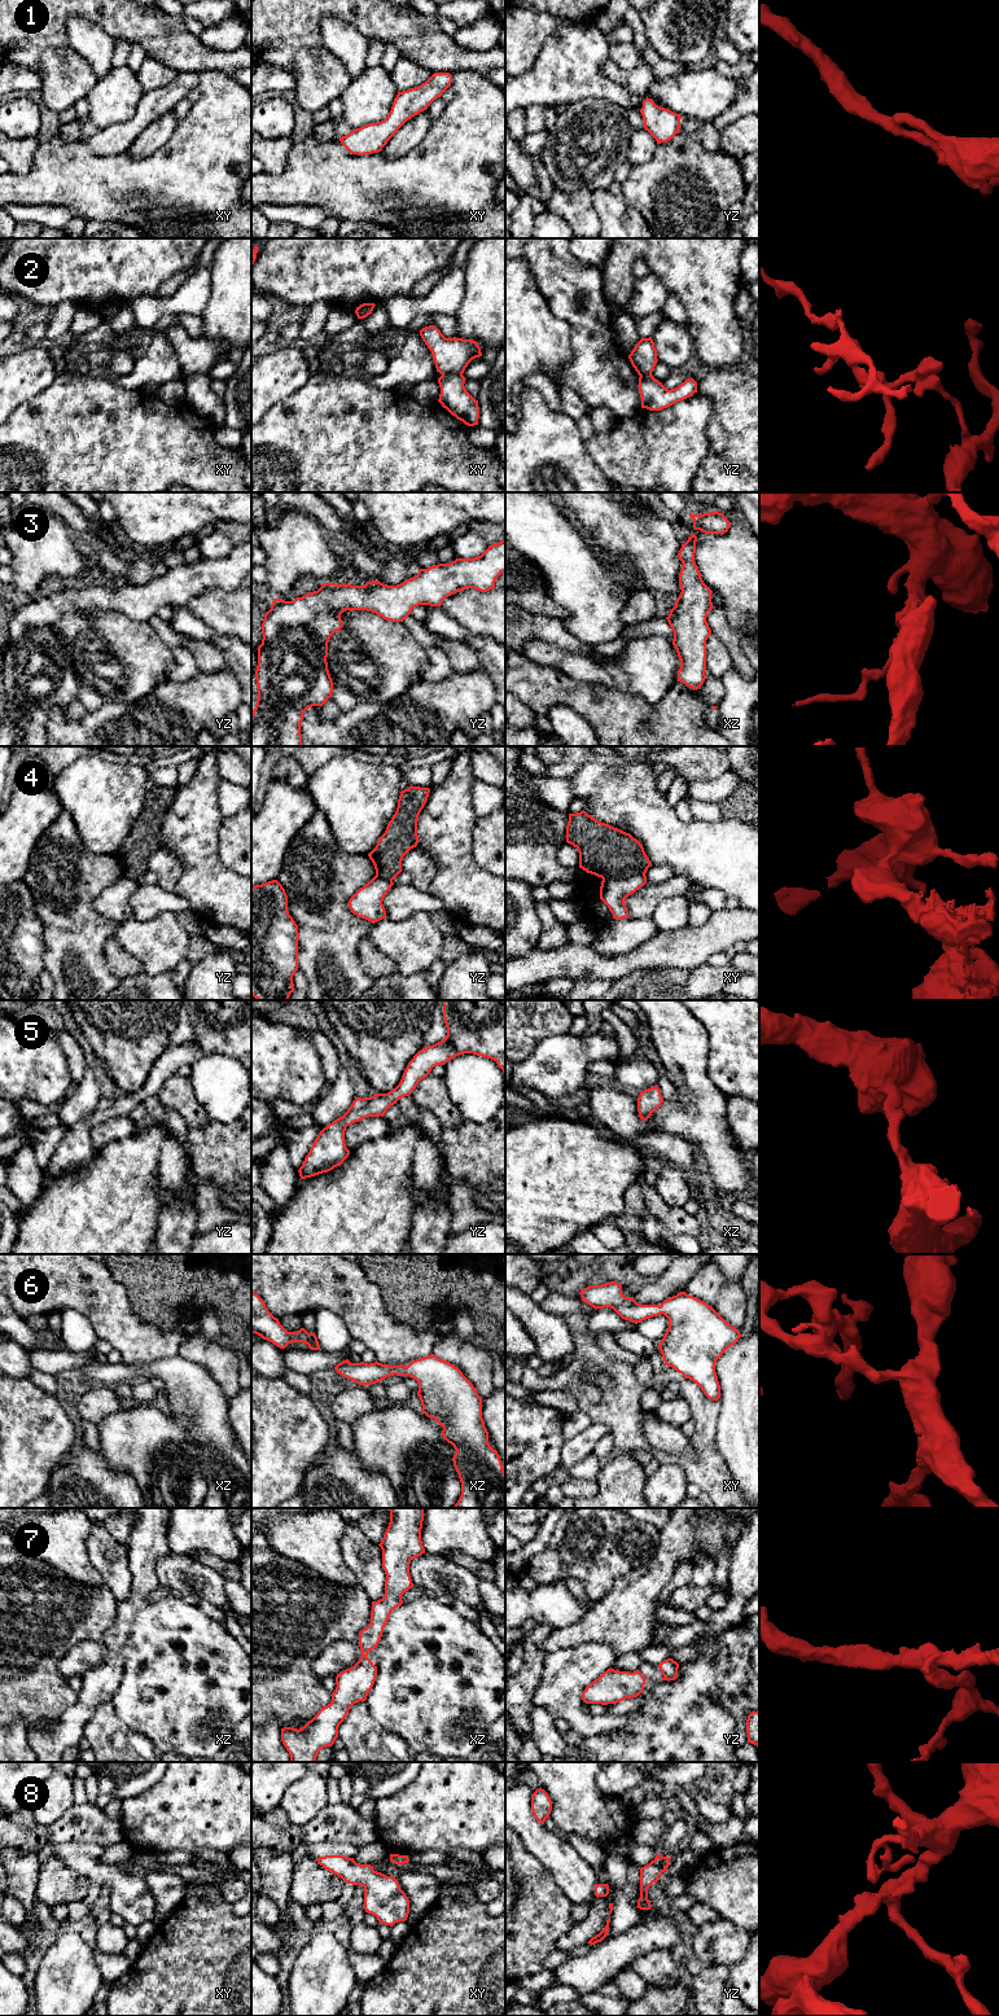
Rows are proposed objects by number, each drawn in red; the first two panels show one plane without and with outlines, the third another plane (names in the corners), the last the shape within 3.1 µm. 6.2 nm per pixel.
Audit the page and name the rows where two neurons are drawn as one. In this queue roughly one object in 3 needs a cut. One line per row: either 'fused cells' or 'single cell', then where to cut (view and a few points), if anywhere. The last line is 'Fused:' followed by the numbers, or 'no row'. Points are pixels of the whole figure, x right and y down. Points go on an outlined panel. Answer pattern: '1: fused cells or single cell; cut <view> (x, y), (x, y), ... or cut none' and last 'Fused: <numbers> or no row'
1: single cell; cut none
2: fused cells; cut xy (461, 373), (445, 373), (442, 376)
3: single cell; cut none
4: fused cells; cut xy (644, 873), (603, 879)
5: single cell; cut none
6: single cell; cut none
7: single cell; cut none
8: single cell; cut none
Fused: 2, 4

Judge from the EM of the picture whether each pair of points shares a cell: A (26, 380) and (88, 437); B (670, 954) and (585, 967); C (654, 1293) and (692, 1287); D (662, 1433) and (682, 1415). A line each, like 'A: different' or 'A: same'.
A: different
B: same
C: different
D: different

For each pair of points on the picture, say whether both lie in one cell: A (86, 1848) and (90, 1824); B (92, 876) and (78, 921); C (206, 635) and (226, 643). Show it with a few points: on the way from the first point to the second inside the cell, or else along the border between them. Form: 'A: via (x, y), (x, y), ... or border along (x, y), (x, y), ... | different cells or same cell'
A: border along (57, 1844), (68, 1841), (99, 1843), (104, 1848) | different cells
B: via (83, 888), (78, 910) | same cell
C: via (211, 636), (220, 641) | same cell

